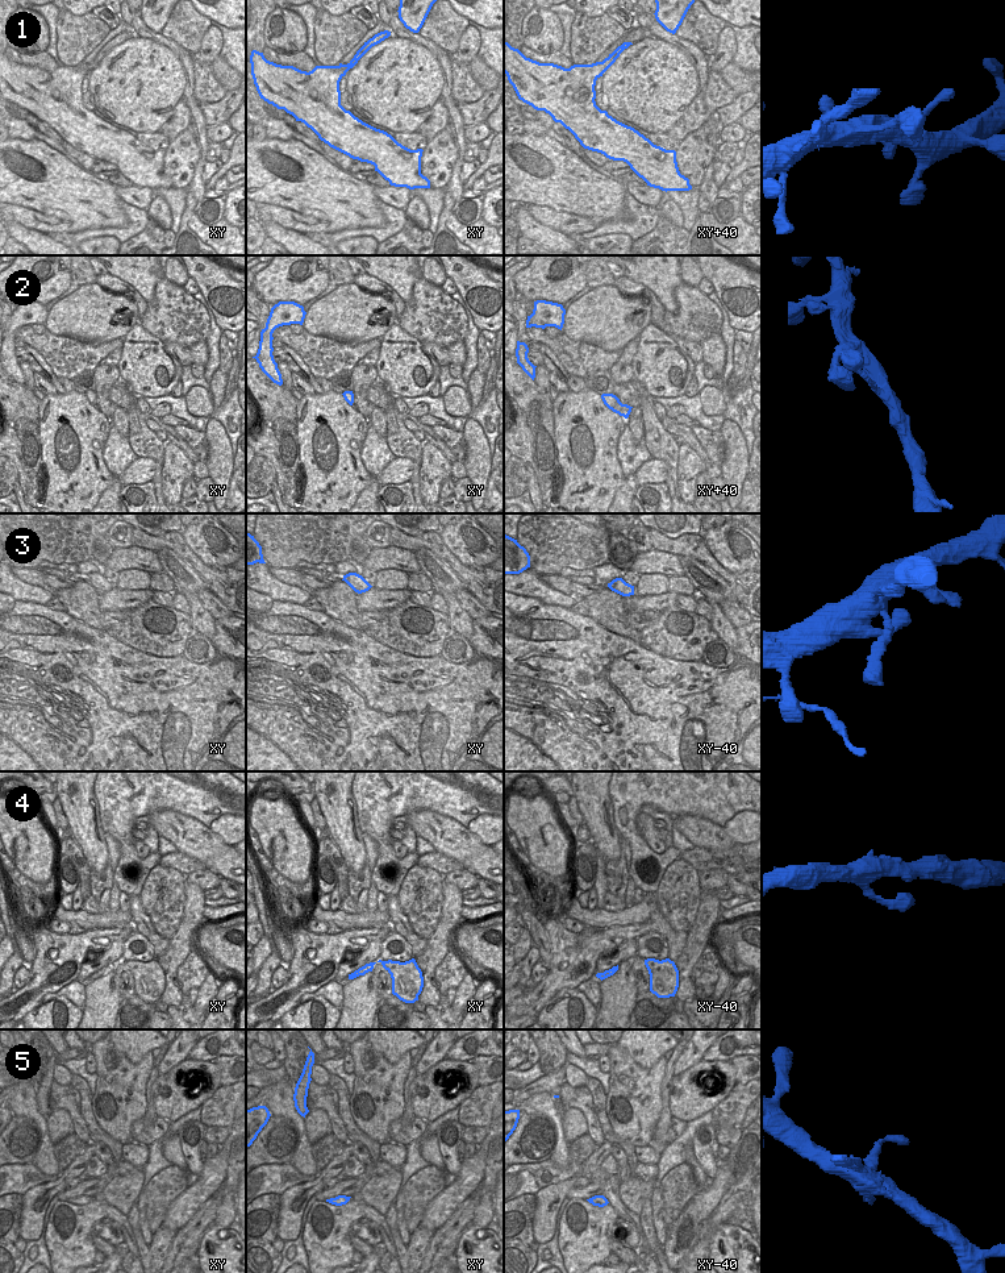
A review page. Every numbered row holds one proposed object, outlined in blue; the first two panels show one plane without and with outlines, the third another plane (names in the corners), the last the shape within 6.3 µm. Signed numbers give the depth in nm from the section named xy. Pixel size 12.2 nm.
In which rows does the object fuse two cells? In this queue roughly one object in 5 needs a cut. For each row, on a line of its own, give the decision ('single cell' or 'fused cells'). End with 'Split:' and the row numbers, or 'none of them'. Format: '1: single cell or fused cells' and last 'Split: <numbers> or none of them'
1: single cell
2: single cell
3: single cell
4: single cell
5: single cell
Split: none of them

